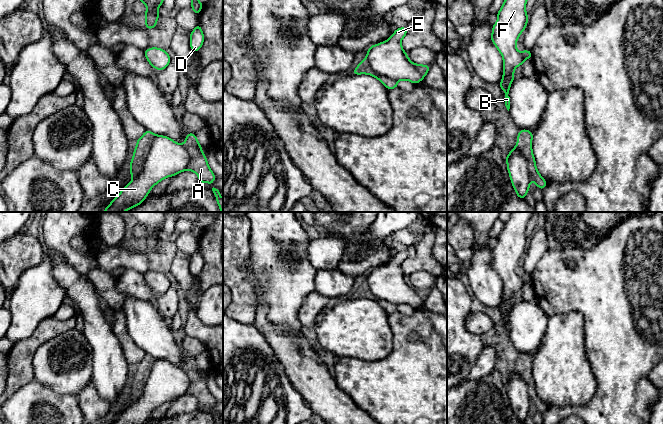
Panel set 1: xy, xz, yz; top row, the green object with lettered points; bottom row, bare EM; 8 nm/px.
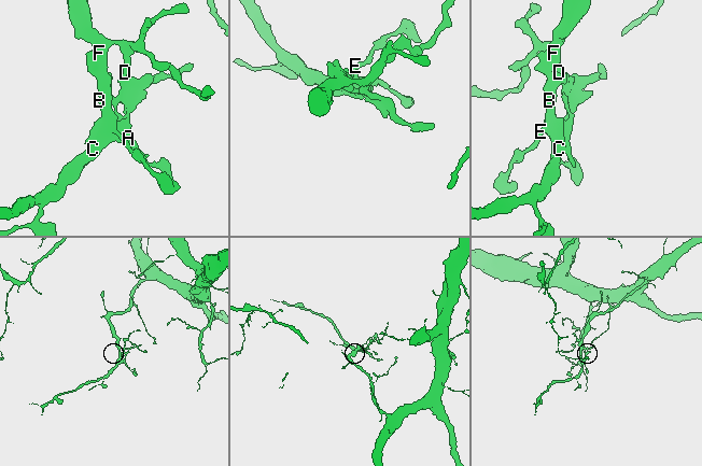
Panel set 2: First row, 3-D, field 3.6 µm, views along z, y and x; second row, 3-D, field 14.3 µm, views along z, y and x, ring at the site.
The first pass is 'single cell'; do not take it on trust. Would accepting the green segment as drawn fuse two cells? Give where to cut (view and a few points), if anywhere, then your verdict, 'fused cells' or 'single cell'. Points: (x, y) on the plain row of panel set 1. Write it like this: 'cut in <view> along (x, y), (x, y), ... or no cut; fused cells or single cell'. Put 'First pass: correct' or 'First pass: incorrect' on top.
First pass: correct
no cut; single cell

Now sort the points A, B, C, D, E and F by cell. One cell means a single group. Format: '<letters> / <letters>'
A B C D E F

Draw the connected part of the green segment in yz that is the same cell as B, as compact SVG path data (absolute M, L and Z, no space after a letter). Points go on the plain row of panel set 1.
M511 212L497 237L498 243L492 250L491 265L503 281L503 301L499 310L505 316L505 330L508 335L509 313L515 303L514 294L517 290L522 290L526 283L532 283L530 274L519 276L516 273L517 264L528 247L529 239L525 231L532 215L533 212Z

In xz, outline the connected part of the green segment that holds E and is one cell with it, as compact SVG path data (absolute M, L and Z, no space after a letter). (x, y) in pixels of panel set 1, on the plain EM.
M407 250L400 251L388 264L370 270L367 280L353 294L352 299L371 299L388 314L398 312L399 304L407 304L414 309L422 305L431 289L420 289L409 284L401 269L406 259Z

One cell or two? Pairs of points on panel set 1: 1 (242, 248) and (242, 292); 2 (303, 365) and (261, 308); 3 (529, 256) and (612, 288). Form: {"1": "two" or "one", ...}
{"1": "one", "2": "one", "3": "two"}

